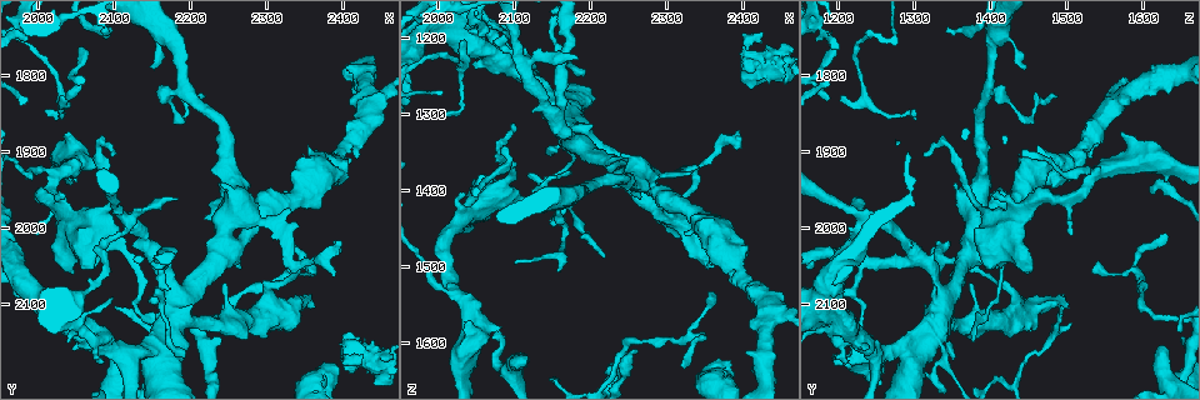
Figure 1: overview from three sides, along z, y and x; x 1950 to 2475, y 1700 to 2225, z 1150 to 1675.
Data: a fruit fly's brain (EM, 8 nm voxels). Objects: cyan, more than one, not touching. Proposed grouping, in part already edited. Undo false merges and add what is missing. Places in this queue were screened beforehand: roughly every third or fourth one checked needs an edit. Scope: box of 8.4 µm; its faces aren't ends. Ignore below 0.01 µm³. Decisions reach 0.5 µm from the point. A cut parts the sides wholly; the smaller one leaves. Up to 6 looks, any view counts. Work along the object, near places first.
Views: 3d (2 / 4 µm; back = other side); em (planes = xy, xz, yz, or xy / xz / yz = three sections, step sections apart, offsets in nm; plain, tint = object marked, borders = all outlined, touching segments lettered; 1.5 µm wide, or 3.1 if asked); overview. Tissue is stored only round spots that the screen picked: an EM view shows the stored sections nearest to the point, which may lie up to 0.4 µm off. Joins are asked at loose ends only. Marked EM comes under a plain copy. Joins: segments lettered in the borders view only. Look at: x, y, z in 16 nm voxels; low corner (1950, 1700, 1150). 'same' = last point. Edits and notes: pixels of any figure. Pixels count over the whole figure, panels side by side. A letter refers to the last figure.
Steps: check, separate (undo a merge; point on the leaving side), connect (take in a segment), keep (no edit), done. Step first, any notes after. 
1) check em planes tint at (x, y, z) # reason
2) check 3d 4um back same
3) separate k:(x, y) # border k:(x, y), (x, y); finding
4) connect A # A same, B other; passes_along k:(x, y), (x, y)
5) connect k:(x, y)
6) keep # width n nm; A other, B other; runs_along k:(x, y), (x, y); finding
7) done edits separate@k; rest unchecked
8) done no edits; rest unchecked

check em planes borders at (2180, 1955, 1225) # thin end

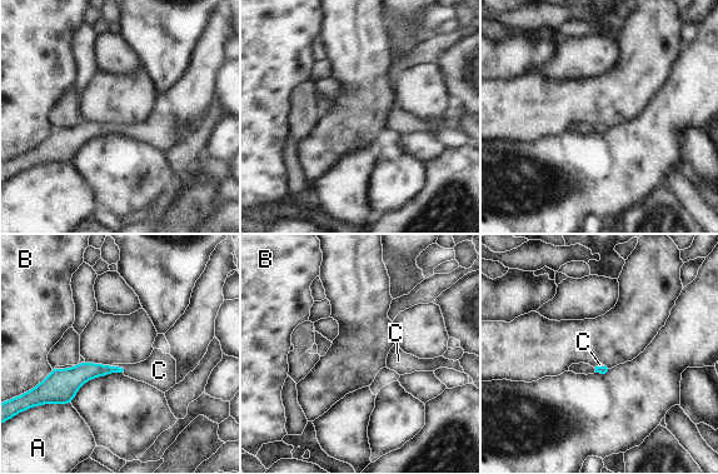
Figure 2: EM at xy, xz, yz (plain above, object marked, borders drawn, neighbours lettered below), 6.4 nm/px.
connect C # A other, B other, C same; passes_along 2:(81, 373), (119, 367), (158, 370); the neuron continues

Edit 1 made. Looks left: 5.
check 3d 2um at (2095, 1905, 1310) # an open end

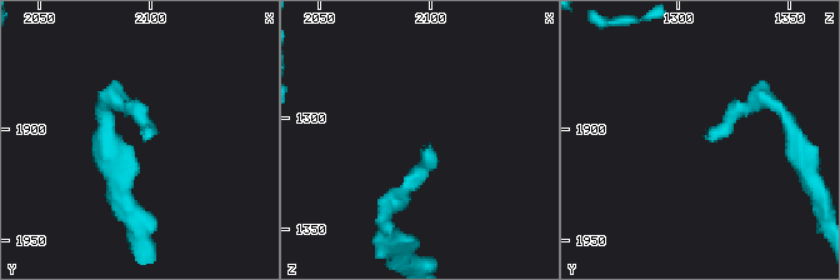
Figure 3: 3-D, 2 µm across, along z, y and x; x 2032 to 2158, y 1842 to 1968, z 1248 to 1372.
check em planes borders at (2098, 1906, 1314) # shape alone is not enough

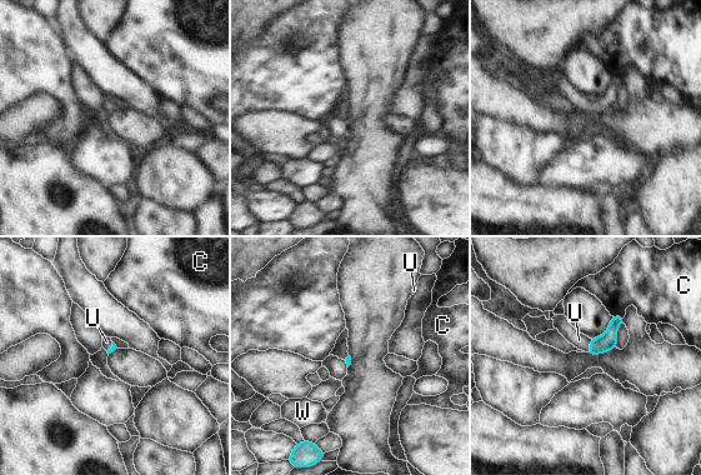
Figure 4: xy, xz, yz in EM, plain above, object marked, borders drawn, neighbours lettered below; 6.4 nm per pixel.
connect U # C other, U same, W other; passes_along 4:(607, 341), (590, 346), (579, 340); it goes on there

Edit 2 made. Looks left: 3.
check em xy step 4 borders at (2240, 1945, 1355) # thick end

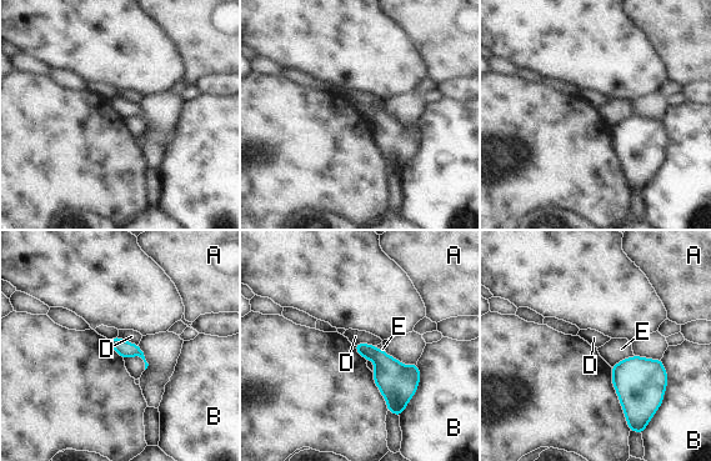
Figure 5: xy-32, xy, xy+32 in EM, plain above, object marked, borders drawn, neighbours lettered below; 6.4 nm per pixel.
check em xz step 4 borders same

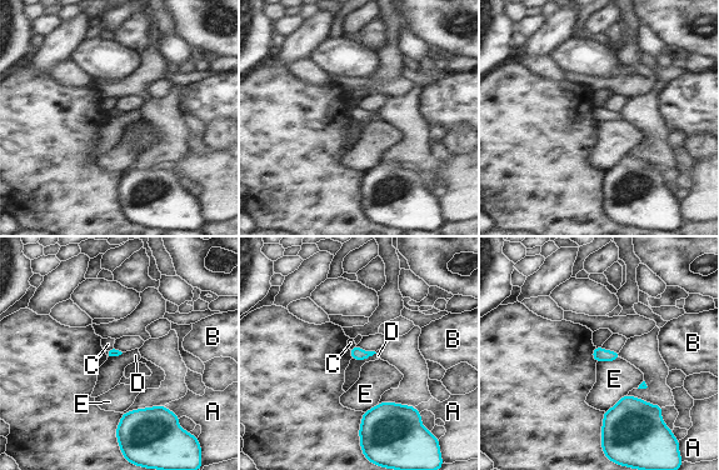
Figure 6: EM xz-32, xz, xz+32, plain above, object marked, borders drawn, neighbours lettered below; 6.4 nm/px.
keep # A other, B other, C other, D other, E other; border 6:(375, 353), (365, 359), (351, 359); none of them fits

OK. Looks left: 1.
done edits connect@2, connect@4; rest unchecked

